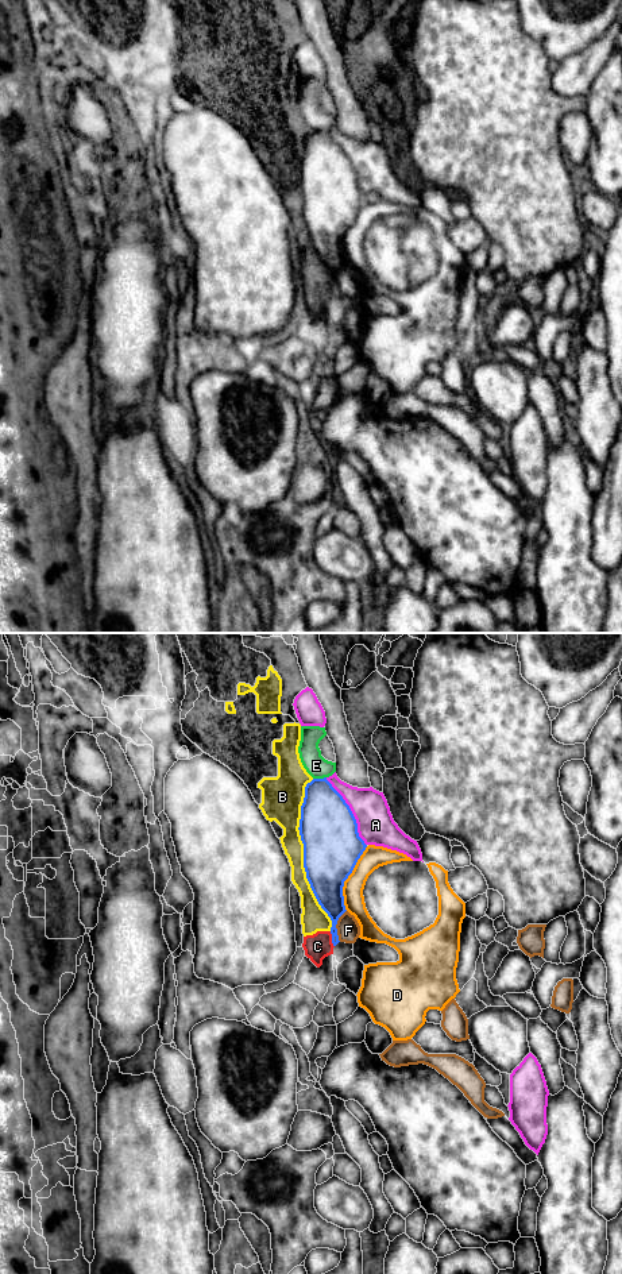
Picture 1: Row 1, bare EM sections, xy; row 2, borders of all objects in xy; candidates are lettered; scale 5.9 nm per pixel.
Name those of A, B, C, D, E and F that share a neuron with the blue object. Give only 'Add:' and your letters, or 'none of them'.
Add: none of them

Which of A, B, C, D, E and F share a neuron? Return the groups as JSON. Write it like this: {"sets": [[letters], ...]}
{"sets": [["A"], ["B", "C"], ["D"], ["E"], ["F"]]}

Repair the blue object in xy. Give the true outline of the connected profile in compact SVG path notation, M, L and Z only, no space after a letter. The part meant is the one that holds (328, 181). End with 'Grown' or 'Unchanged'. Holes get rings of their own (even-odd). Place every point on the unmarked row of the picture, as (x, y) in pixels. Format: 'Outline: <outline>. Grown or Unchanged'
Outline: M327 130L306 136L298 182L304 196L306 231L332 273L332 296L336 298L340 294L336 277L347 263L344 233L367 197L359 189L349 158Z. Unchanged

